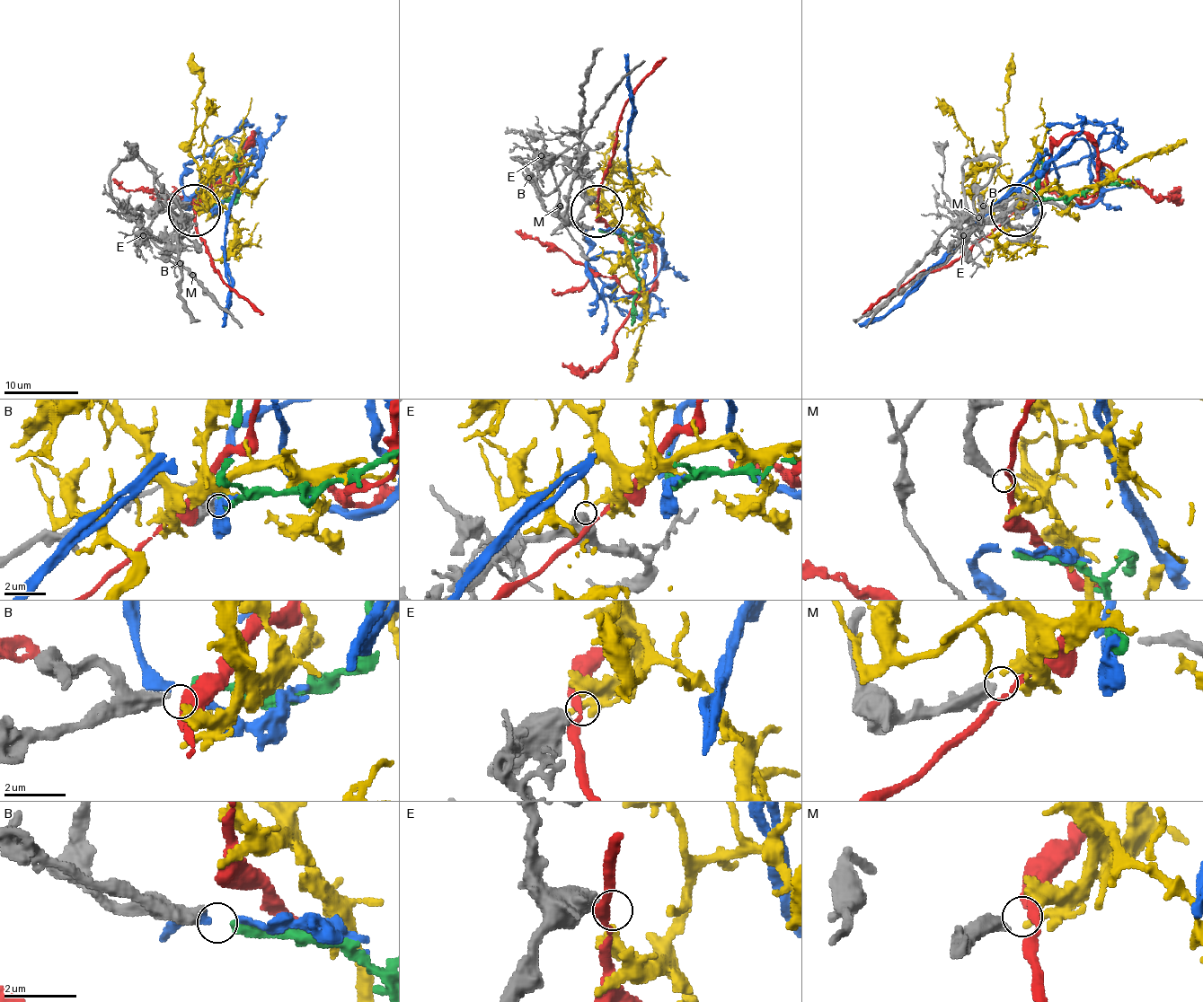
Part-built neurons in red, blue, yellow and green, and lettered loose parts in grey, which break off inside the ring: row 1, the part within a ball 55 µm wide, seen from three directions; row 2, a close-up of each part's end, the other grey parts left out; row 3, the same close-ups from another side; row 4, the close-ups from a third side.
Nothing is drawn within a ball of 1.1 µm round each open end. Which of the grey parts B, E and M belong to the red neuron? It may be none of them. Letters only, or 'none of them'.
none of them

